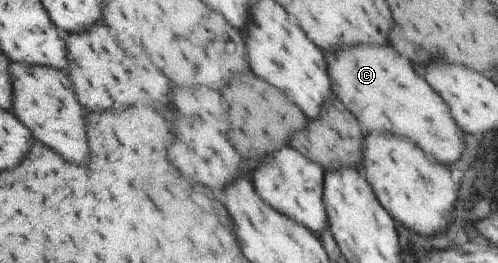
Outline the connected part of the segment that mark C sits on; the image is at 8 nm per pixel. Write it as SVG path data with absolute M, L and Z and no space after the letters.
M390 44L386 46L342 46L342 50L330 52L330 76L333 80L333 92L336 98L344 103L361 122L365 134L370 132L394 132L396 136L408 136L412 142L422 146L432 158L442 164L456 162L464 152L464 132L454 122L454 114L438 92L414 70L408 58L398 54Z

